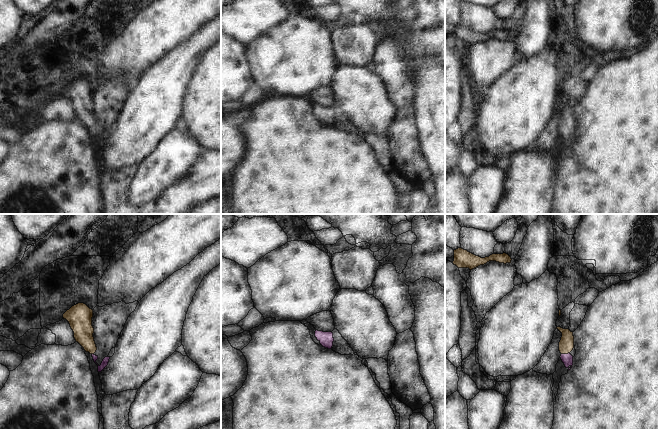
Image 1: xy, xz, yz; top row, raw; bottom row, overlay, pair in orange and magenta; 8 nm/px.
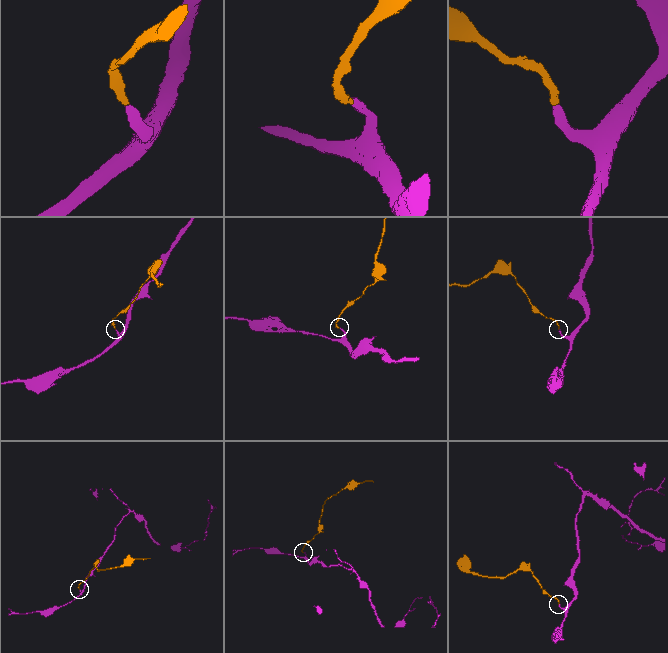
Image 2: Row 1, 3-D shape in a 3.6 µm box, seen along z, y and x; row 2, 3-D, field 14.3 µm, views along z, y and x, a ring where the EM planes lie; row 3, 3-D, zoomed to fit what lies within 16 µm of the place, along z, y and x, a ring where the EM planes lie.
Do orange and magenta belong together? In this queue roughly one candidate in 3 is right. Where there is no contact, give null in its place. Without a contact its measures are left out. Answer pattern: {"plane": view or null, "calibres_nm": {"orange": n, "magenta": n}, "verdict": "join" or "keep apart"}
{"plane": "yz", "calibres_nm": {"orange": 120, "magenta": 90}, "verdict": "join"}

